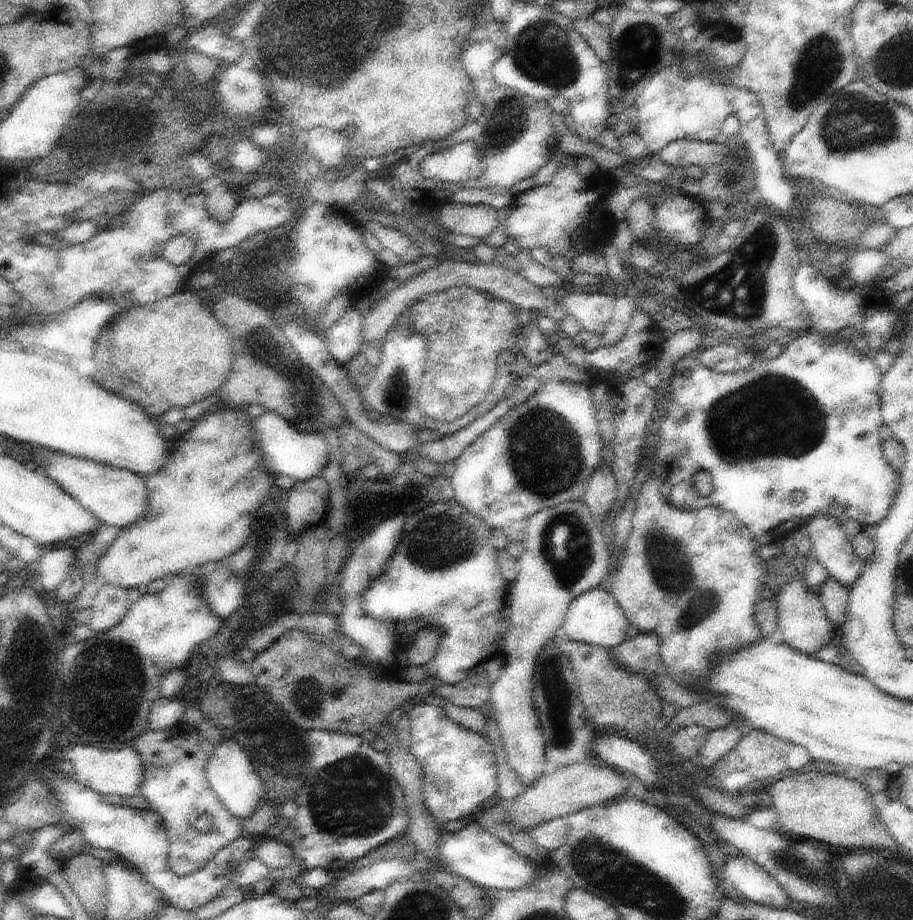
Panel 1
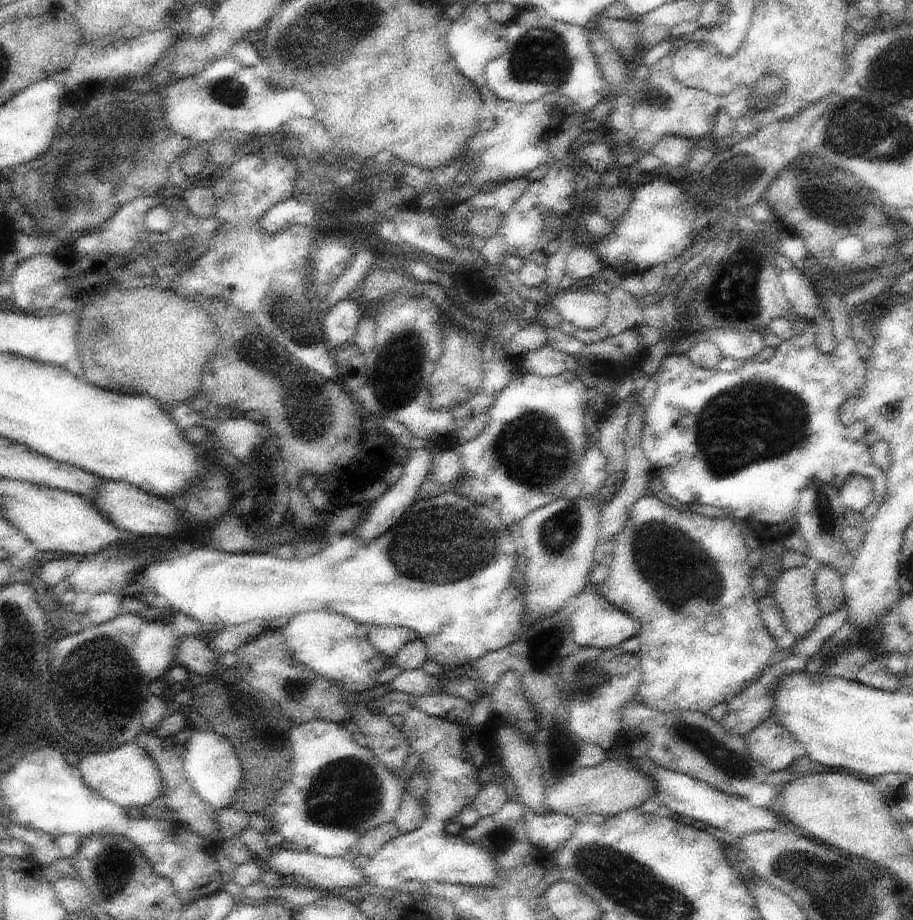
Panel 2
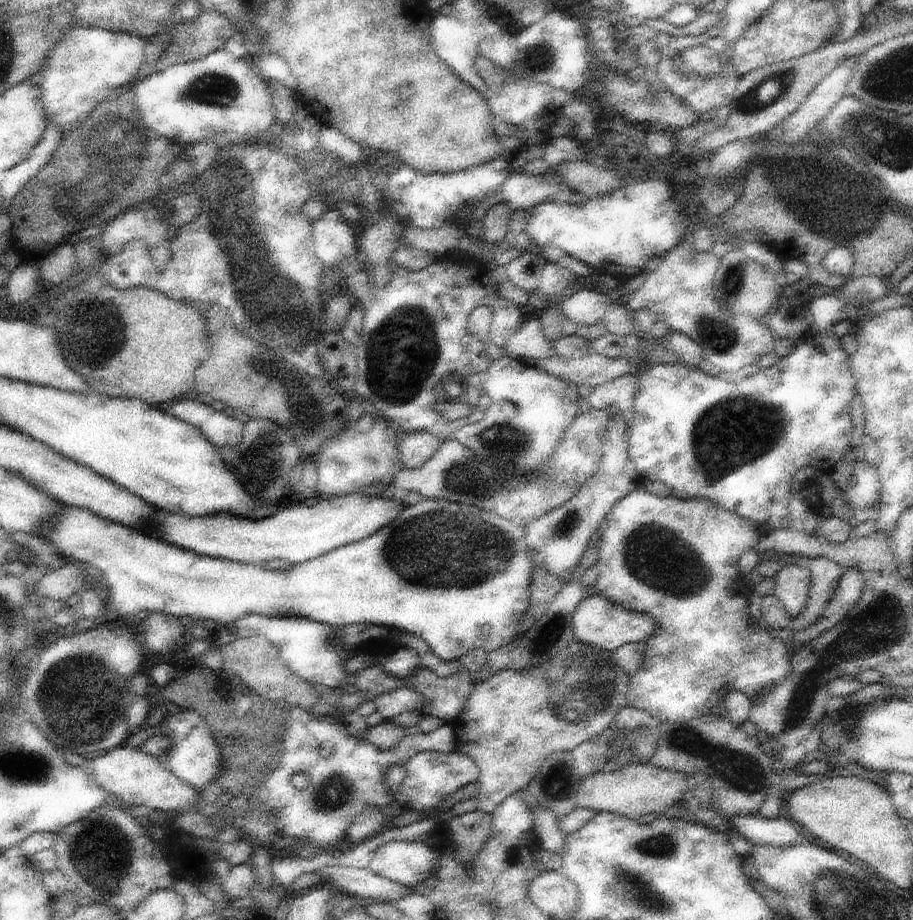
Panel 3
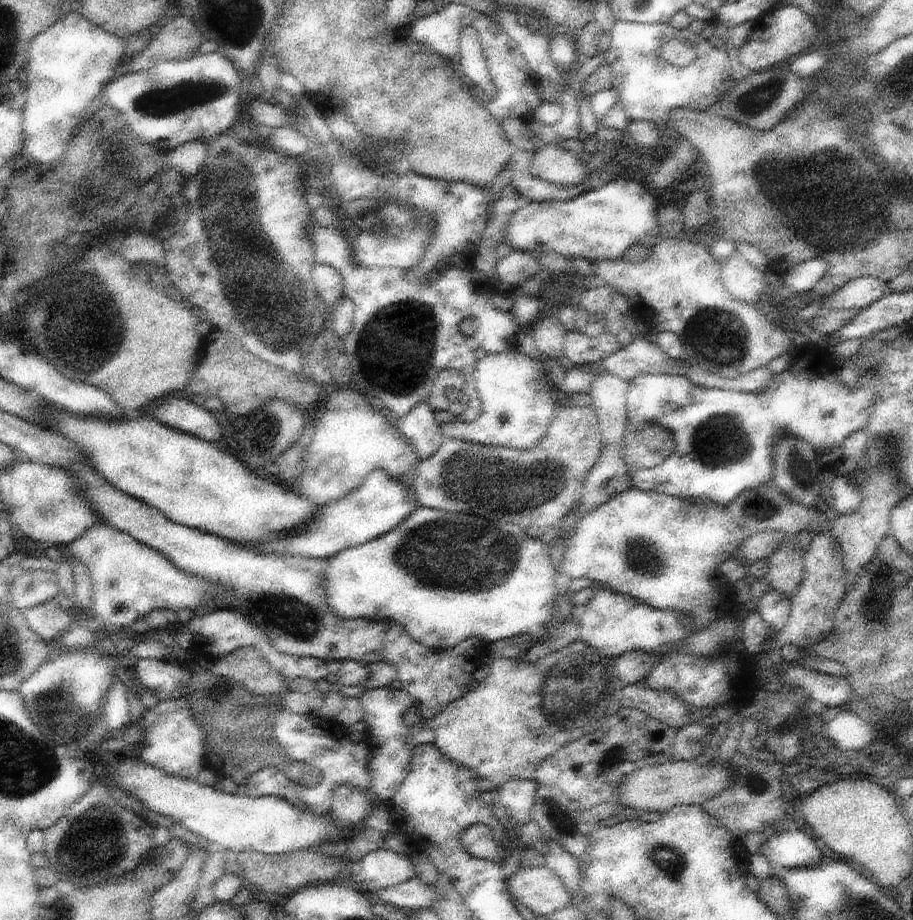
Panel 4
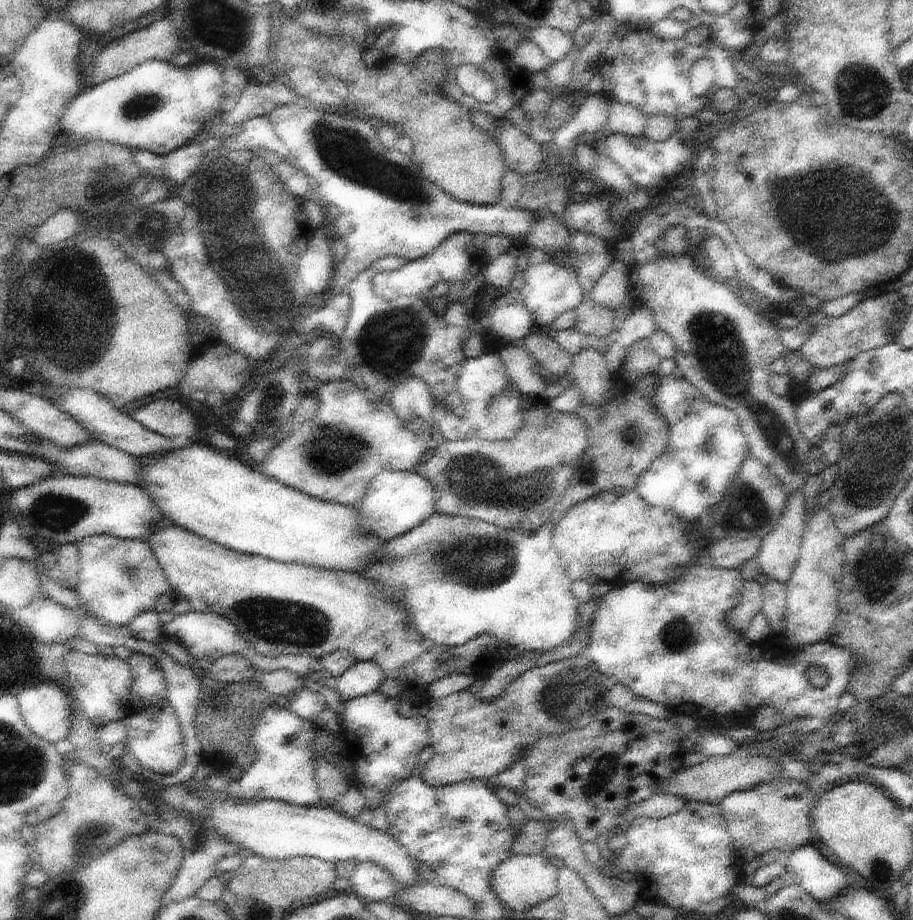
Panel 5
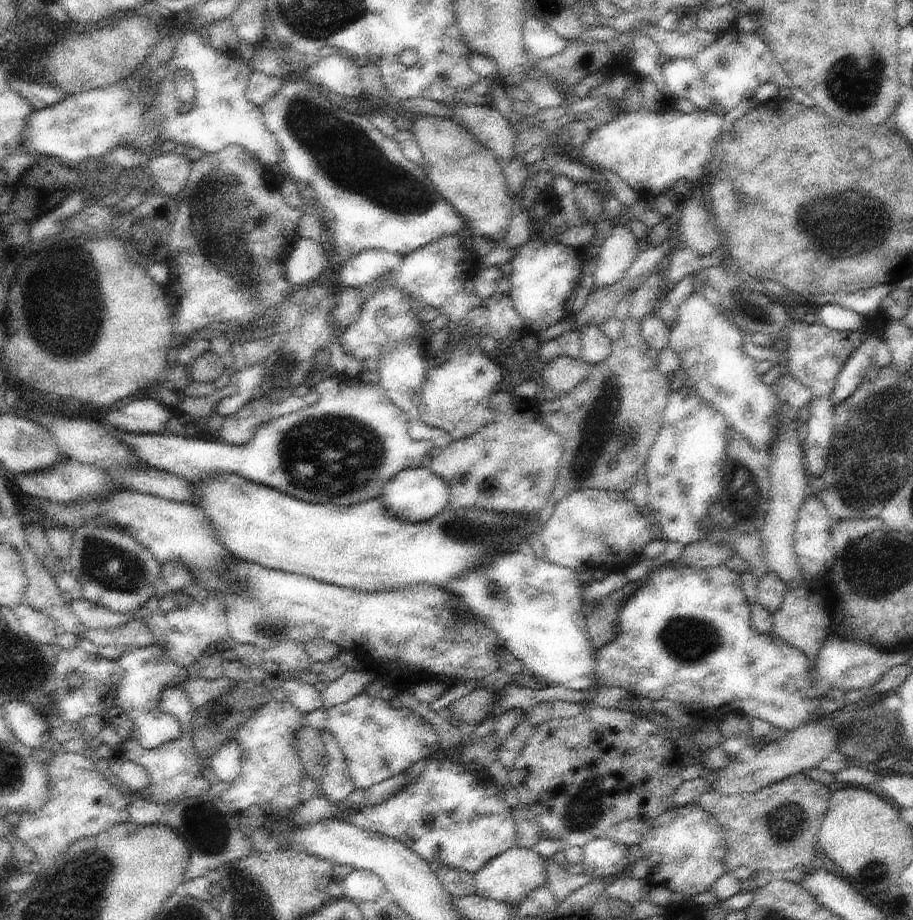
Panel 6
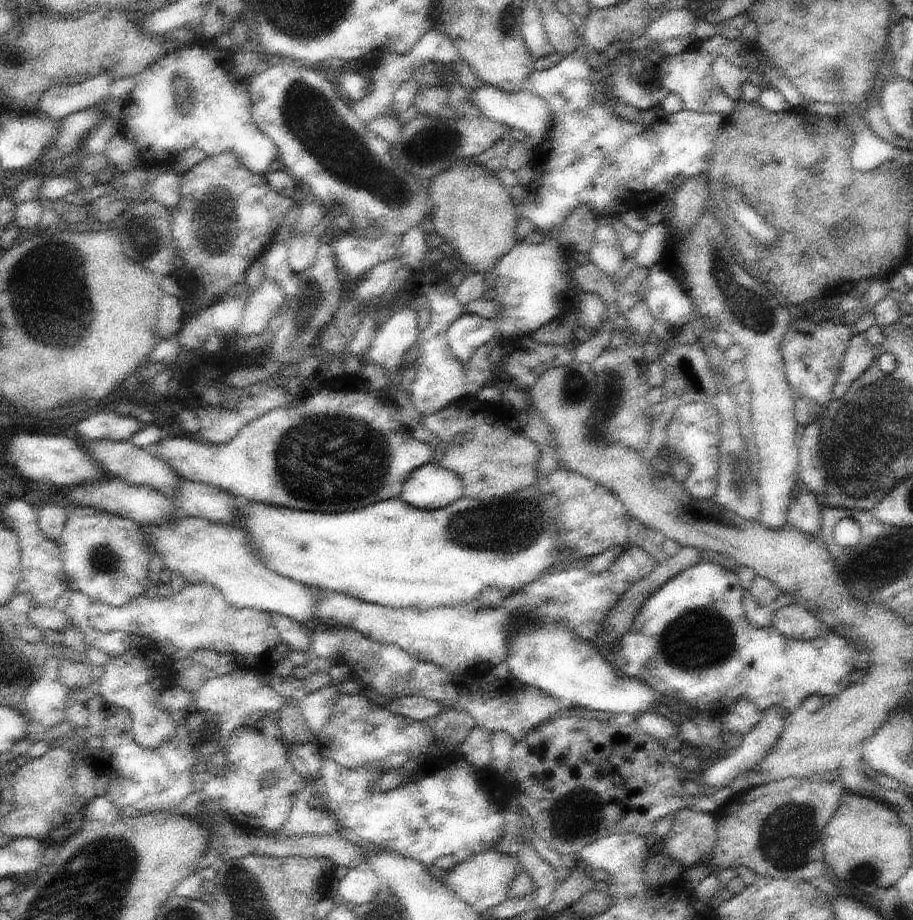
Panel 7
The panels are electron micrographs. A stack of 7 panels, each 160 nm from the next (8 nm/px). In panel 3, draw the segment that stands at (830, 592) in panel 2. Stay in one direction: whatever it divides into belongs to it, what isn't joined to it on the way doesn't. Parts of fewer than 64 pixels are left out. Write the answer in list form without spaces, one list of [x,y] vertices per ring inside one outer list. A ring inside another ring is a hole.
[[[817,557],[806,562],[811,571],[809,602],[802,615],[791,620],[790,631],[796,633],[812,627],[826,611],[838,589],[842,568],[832,560]]]

